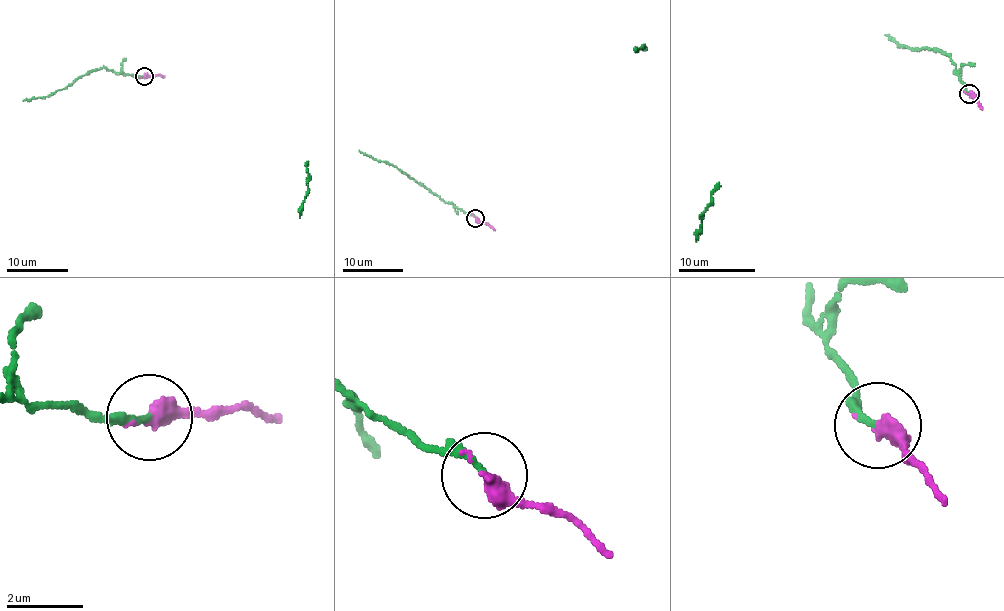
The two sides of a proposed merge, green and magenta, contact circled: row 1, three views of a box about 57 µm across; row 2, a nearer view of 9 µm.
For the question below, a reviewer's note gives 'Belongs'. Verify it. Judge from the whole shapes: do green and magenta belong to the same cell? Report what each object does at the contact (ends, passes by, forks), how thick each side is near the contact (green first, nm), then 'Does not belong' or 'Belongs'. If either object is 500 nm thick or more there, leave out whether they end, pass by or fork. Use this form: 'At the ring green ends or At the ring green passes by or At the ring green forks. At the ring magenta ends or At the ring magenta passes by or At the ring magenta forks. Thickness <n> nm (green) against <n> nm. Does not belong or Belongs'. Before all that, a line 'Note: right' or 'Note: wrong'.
Note: right
At the ring green ends. At the ring magenta ends. Thickness 180 nm (green) against 460 nm. Belongs

